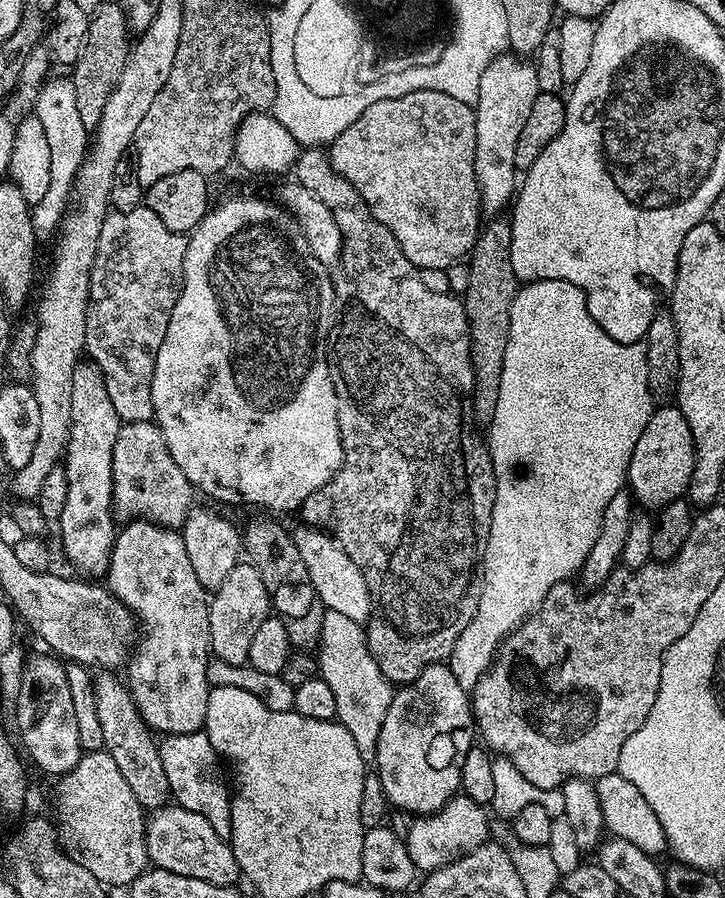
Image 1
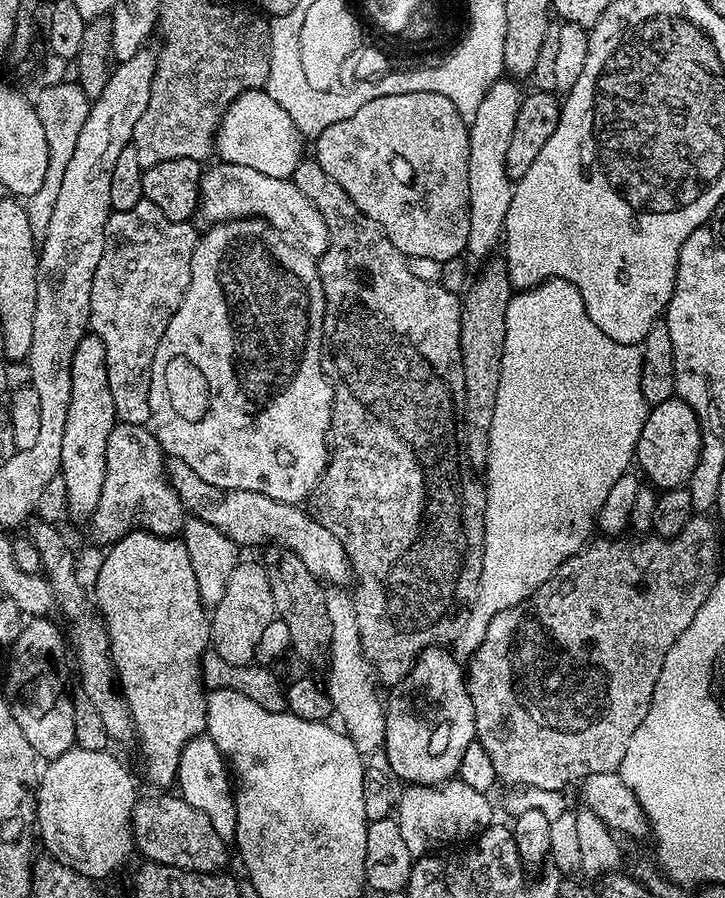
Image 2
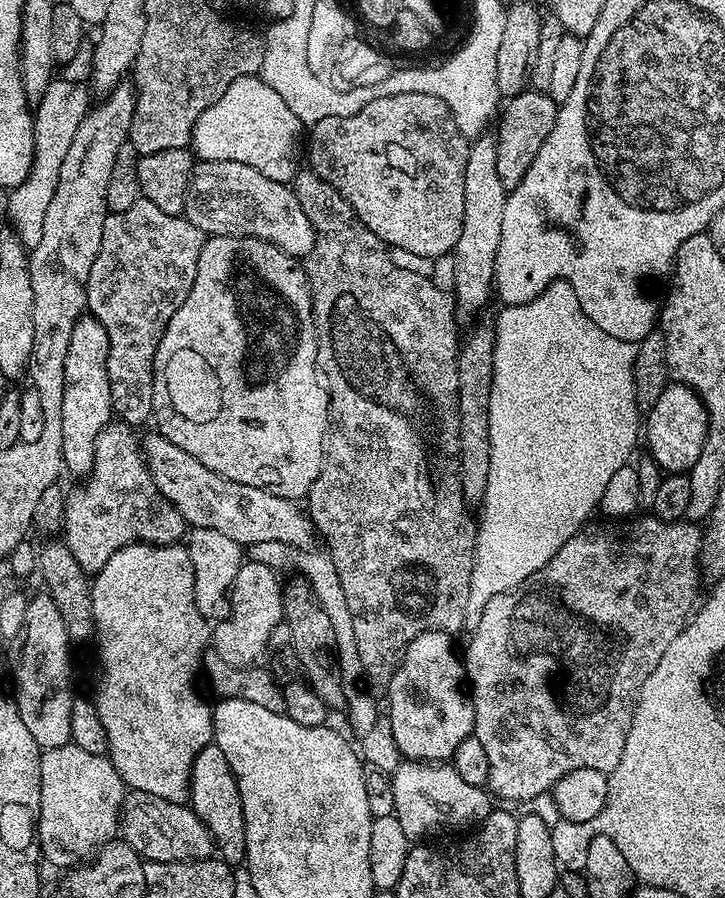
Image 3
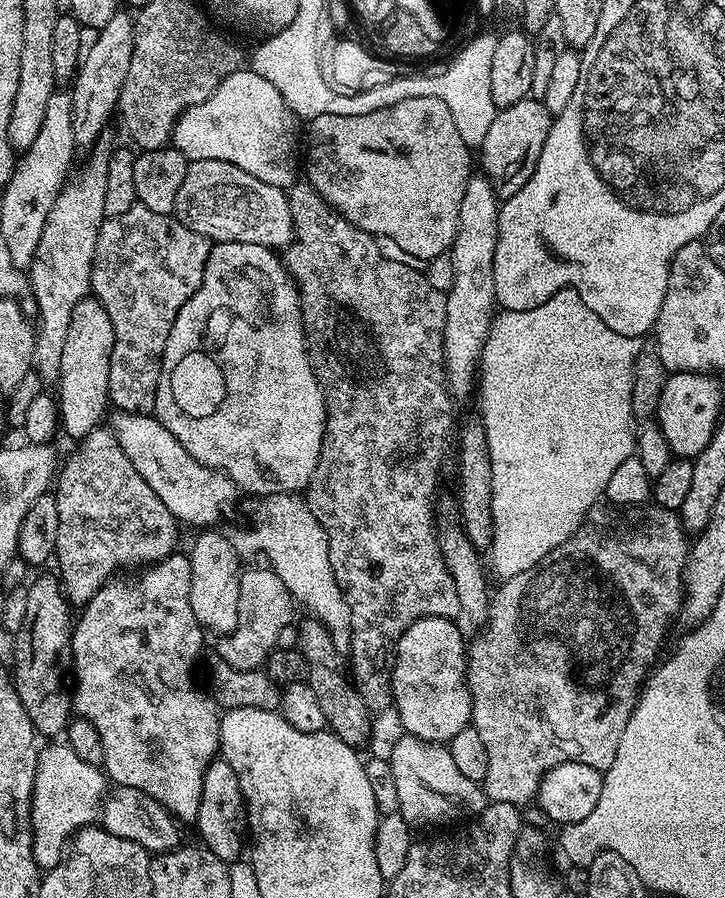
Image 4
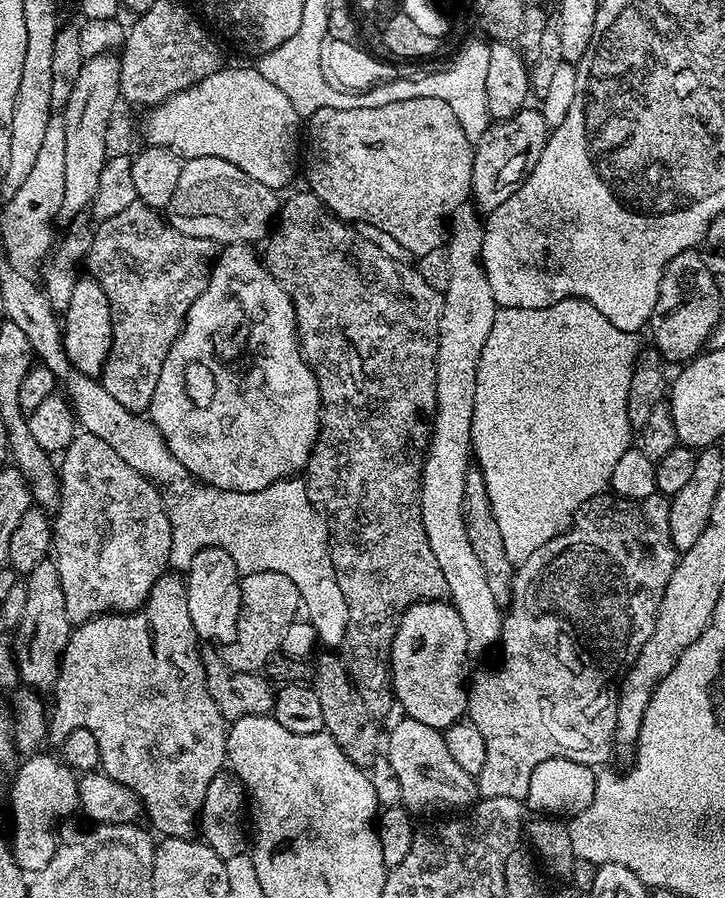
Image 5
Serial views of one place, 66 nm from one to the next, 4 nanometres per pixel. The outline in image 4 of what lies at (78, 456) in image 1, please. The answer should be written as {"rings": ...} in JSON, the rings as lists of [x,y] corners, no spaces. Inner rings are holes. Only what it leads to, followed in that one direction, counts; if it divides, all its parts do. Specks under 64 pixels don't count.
{"rings":[[[89,294],[74,306],[70,326],[66,329],[66,343],[62,345],[62,366],[58,377],[60,392],[60,422],[63,435],[73,436],[79,442],[95,428],[101,427],[104,407],[109,407],[108,383],[110,382],[110,354],[114,354],[114,326],[110,314]]]}

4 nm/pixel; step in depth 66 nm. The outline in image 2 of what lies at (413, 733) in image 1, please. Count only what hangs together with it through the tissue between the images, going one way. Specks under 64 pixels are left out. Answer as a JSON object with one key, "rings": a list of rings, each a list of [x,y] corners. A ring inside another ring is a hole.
{"rings":[[[447,647],[427,648],[416,660],[410,674],[406,674],[406,678],[398,681],[389,692],[392,693],[389,696],[387,693],[386,696],[384,710],[386,730],[382,756],[388,759],[387,767],[391,775],[397,781],[404,780],[405,785],[431,784],[435,786],[453,779],[462,766],[462,753],[466,751],[466,746],[470,746],[470,742],[476,739],[474,702],[470,702],[468,681],[461,661]]]}

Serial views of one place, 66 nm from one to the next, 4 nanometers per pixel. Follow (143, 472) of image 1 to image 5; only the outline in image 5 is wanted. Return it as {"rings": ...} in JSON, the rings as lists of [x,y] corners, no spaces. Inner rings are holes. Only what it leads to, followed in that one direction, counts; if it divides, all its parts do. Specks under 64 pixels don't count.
{"rings":[[[81,431],[74,437],[68,449],[59,457],[58,479],[60,481],[60,498],[54,512],[54,559],[58,576],[62,582],[62,592],[66,597],[66,614],[74,622],[83,622],[109,612],[136,611],[146,602],[146,598],[152,593],[153,586],[170,568],[168,559],[172,545],[172,523],[166,511],[166,500],[160,497],[161,489],[153,481],[134,470],[109,443],[102,442],[101,438],[96,438],[94,434],[86,431]]]}

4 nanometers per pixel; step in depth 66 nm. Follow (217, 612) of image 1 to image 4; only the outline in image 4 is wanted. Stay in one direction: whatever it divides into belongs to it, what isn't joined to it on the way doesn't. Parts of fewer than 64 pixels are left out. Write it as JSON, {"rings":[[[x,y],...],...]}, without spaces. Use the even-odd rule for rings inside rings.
{"rings":[[[248,566],[241,571],[238,586],[238,622],[232,632],[221,635],[215,652],[234,670],[257,670],[267,661],[272,649],[280,643],[280,635],[287,624],[293,623],[292,591],[278,578],[278,574],[267,566]]]}

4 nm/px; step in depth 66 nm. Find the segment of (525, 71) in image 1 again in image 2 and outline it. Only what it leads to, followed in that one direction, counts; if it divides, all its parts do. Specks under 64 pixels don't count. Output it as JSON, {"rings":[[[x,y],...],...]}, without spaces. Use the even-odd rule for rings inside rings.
{"rings":[[[501,78],[490,86],[478,114],[470,118],[470,238],[467,255],[476,262],[483,262],[497,251],[504,235],[506,210],[510,210],[514,179],[507,172],[507,158],[511,139],[514,138],[515,122],[525,93],[515,79]]]}

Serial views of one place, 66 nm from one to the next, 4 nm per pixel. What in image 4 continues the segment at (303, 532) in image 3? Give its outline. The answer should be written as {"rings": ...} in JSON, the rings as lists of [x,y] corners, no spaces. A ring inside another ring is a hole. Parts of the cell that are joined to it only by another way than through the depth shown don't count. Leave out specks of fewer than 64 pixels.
{"rings":[[[119,410],[111,414],[113,416],[108,420],[108,427],[118,438],[126,458],[179,523],[208,528],[233,508],[240,495],[236,484],[223,472],[198,462],[155,415],[138,415]]]}

